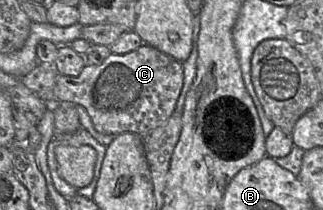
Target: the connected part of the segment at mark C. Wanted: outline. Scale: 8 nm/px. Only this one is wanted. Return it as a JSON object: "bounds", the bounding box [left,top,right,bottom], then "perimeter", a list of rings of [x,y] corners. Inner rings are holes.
{"bounds":[54,44,184,134],"perimeter":[[[148,44],[123,54],[110,54],[101,65],[86,64],[77,77],[58,75],[54,93],[59,102],[83,106],[102,134],[145,134],[174,112],[184,82],[183,63]]]}

